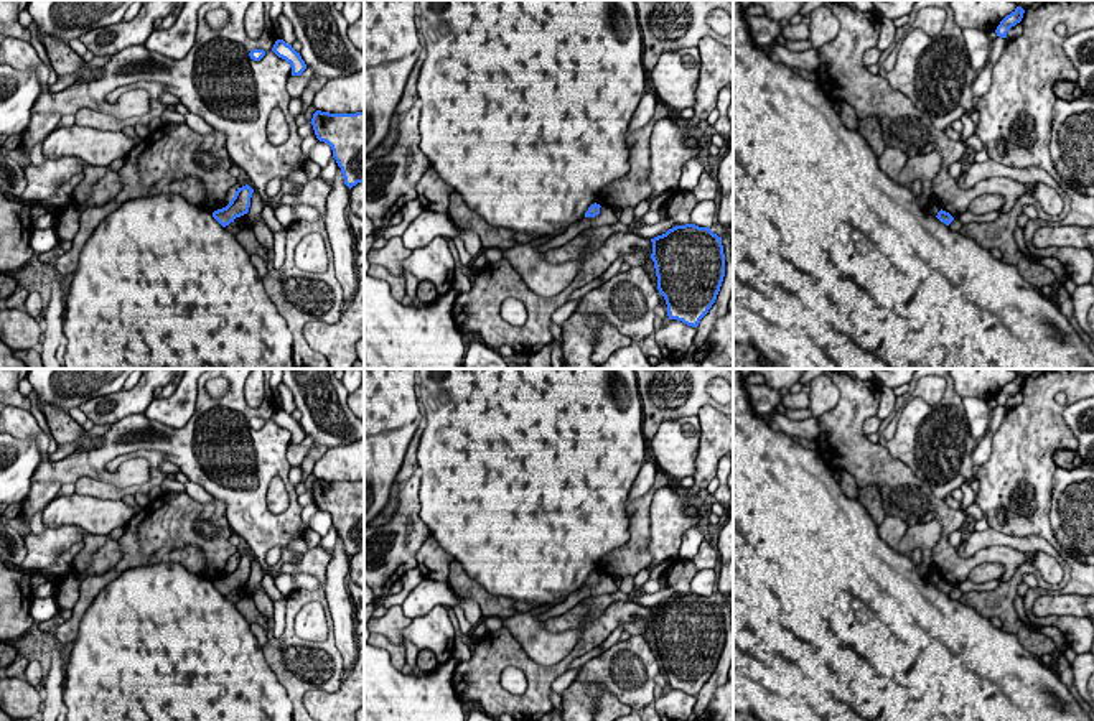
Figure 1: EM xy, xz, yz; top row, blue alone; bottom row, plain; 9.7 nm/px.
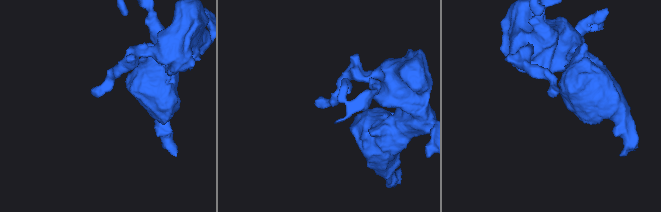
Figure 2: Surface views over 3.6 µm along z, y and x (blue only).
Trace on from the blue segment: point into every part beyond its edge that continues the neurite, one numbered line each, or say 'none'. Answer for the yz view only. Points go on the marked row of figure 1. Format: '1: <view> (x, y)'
none

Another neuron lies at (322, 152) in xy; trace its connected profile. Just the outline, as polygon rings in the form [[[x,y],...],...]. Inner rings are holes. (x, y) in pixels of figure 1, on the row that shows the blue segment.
[[[320,140],[315,143],[315,147],[310,151],[310,160],[316,163],[320,168],[326,168],[331,156],[333,156],[331,147]]]

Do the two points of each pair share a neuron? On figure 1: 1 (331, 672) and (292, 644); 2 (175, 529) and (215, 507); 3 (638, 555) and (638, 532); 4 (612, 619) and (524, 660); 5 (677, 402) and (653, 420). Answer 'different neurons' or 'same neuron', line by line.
1: same neuron
2: same neuron
3: same neuron
4: same neuron
5: same neuron

